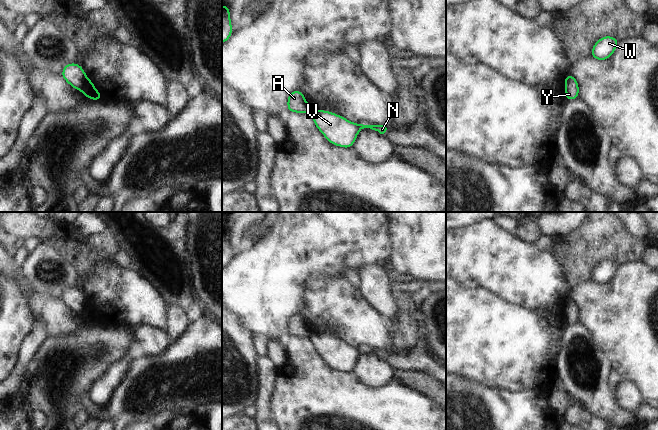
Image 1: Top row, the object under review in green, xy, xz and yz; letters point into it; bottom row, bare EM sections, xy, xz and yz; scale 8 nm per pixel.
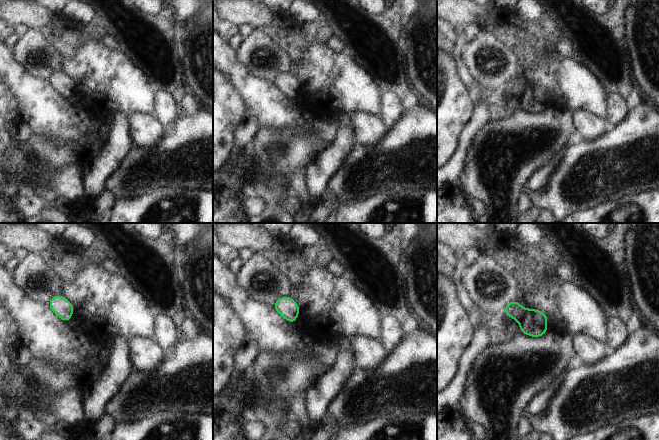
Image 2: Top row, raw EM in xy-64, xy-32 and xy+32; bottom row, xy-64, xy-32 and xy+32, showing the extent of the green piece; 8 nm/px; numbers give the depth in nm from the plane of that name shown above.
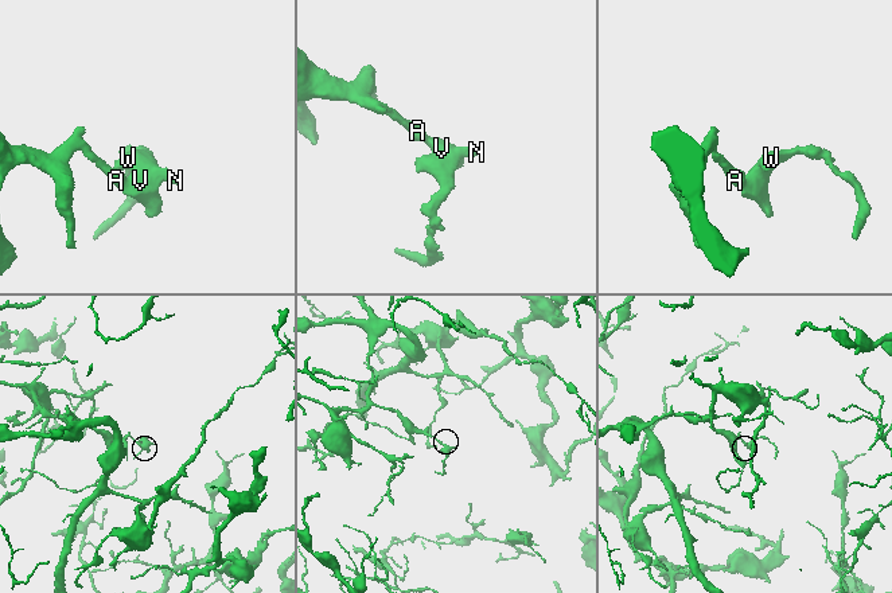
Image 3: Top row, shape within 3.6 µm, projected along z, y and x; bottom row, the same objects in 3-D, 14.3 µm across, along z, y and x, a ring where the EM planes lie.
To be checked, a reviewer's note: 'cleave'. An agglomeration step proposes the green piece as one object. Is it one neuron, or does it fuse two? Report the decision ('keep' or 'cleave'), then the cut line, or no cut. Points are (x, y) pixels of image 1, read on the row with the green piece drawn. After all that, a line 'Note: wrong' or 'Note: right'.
cleave | xy (87, 77), (80, 89)
Note: right

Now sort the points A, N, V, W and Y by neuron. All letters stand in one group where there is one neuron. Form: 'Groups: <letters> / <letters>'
Groups: A / N V W Y.

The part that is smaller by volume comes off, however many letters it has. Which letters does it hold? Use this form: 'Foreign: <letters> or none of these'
Foreign: N, V, W, Y

